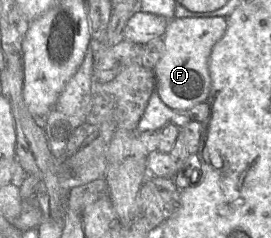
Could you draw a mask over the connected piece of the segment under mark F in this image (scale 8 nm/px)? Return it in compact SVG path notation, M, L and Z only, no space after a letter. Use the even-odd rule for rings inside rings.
M223 16L184 17L169 20L163 35L164 53L153 69L155 91L172 110L190 110L207 102L210 94L210 56L228 27Z

